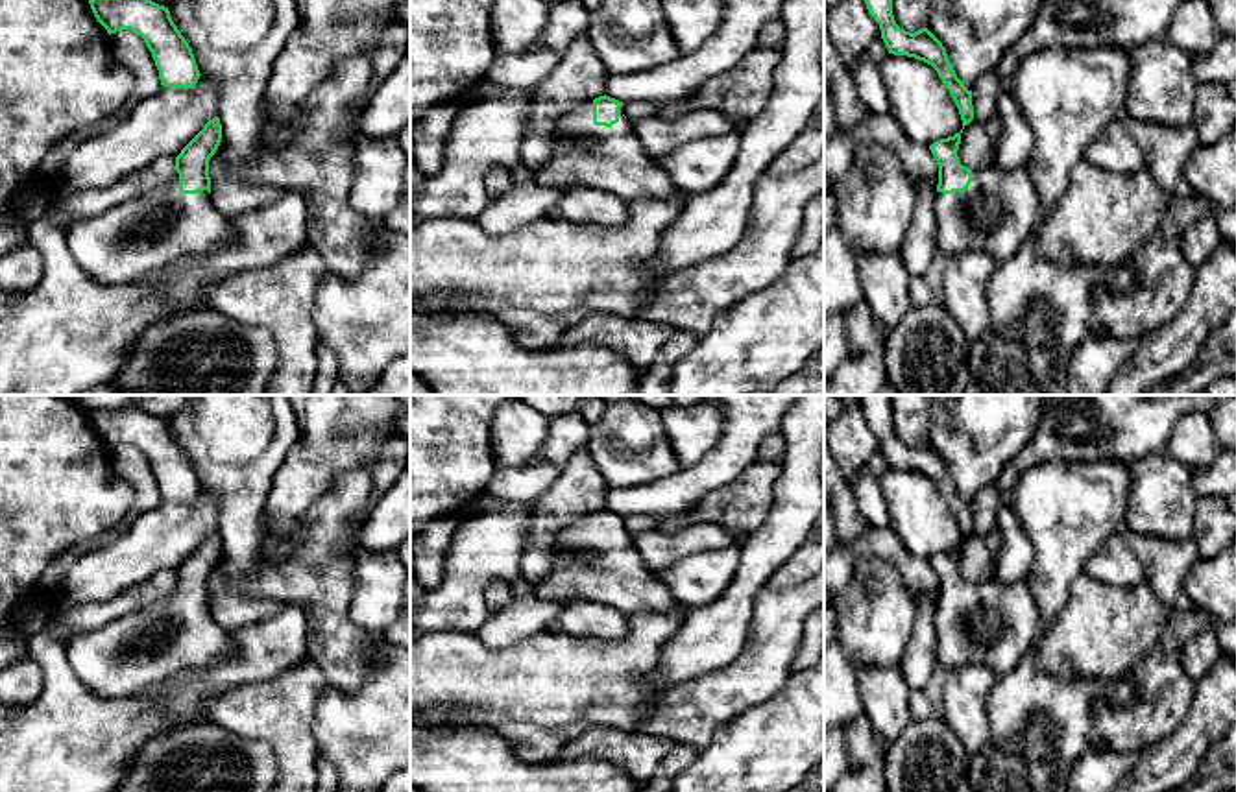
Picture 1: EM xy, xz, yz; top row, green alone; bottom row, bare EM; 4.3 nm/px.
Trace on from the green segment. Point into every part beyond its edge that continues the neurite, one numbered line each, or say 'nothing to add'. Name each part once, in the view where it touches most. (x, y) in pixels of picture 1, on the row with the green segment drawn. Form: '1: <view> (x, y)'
1: xz (590, 156)

